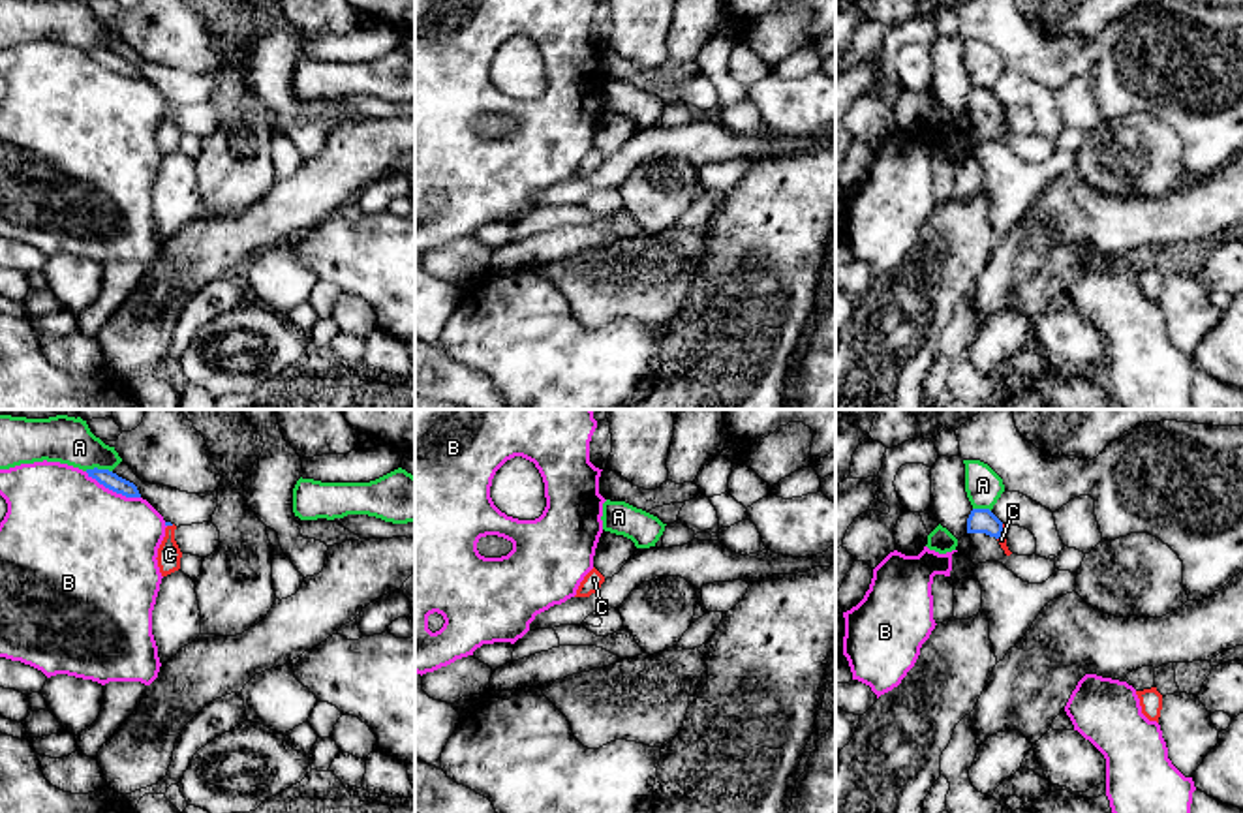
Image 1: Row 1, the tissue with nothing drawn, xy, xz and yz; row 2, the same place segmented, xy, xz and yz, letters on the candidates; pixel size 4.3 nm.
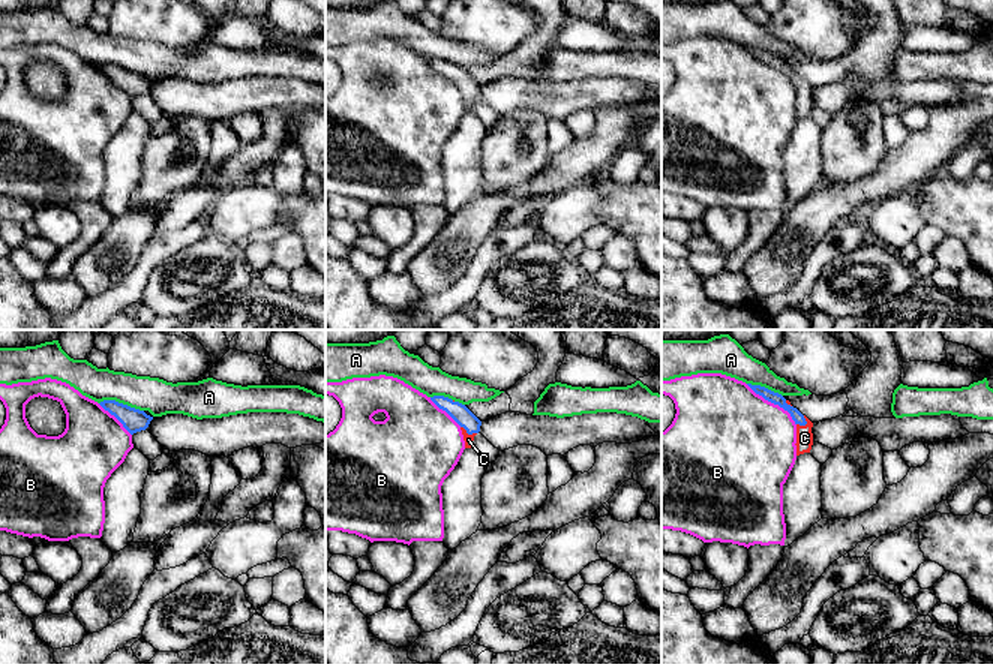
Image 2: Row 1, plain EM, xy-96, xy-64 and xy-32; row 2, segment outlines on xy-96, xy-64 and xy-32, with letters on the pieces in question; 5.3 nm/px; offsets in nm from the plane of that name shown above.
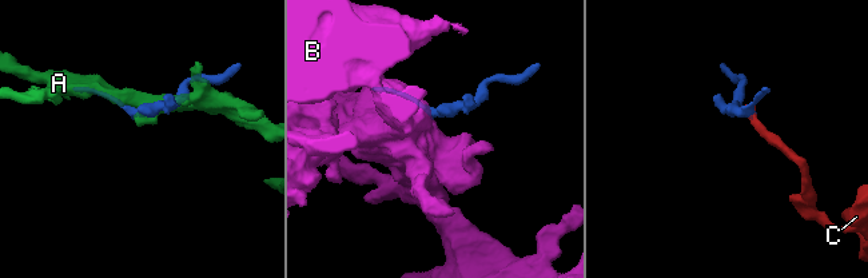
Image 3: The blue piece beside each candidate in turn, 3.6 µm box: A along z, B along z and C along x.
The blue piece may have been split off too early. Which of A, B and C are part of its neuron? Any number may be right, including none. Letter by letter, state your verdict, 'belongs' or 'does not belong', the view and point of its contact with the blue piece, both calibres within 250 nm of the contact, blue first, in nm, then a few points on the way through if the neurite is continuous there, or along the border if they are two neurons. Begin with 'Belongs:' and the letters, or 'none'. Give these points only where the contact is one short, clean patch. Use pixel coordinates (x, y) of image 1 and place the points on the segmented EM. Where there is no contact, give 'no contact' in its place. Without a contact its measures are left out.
Belongs: C
A: does not belong; contact xy (96, 468); calibres 70 and 200 nm
B: does not belong; contact xy (113, 490); calibres 70 and 500 nm
C: belongs; contact yz (1001, 532); calibres 110 and 40 nm; way yz (981, 521), (1001, 532), (1001, 539)

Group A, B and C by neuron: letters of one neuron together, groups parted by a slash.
A / B / C

